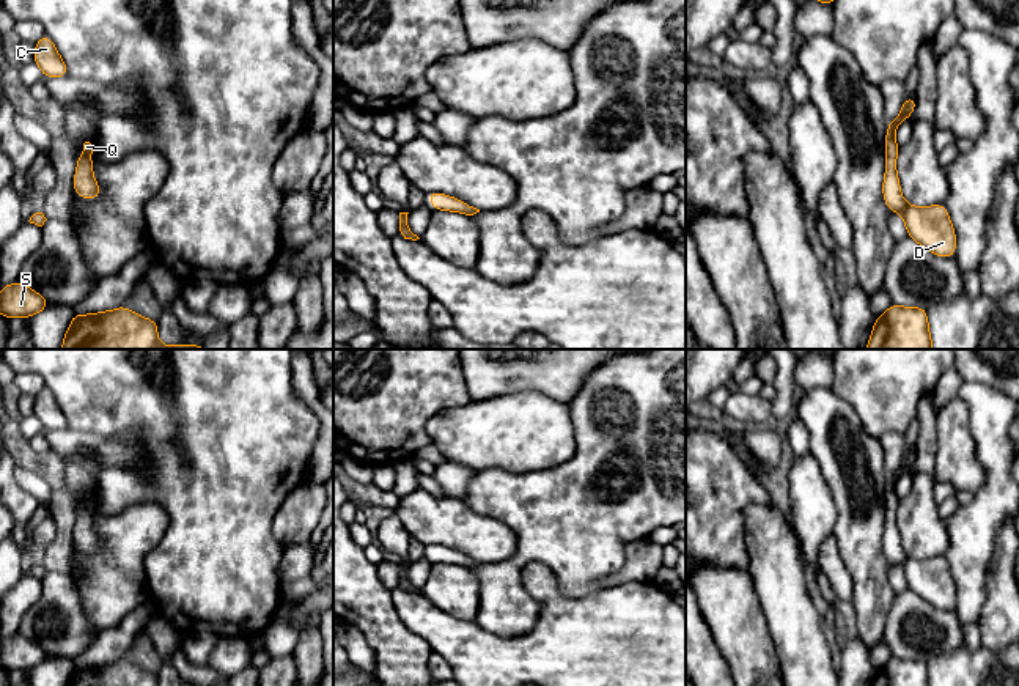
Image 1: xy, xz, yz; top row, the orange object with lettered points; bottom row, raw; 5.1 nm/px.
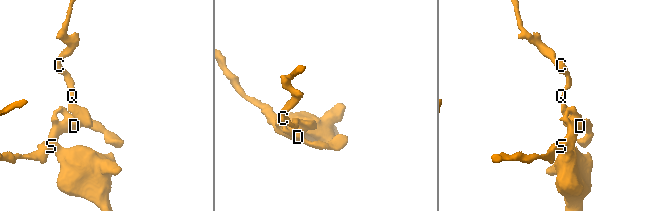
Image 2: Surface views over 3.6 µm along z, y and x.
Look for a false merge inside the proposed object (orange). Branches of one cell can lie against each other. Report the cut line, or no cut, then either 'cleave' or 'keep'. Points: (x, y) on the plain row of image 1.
no cut | keep

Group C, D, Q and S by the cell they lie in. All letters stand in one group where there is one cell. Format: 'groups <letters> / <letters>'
groups C D Q S

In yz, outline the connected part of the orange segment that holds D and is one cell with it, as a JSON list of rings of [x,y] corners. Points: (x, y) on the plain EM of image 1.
[[[915,448],[906,450],[901,459],[901,466],[888,474],[885,485],[885,530],[882,537],[884,552],[890,565],[901,565],[907,588],[917,593],[937,609],[955,609],[956,587],[947,560],[944,557],[917,560],[904,554],[899,544],[899,530],[896,527],[896,508],[898,496],[895,492],[895,483],[906,474],[915,463]]]

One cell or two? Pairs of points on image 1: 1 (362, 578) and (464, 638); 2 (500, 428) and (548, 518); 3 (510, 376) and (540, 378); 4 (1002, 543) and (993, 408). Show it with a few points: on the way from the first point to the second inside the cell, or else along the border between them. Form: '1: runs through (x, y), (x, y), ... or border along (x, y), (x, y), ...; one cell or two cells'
1: border along (390, 592), (397, 614), (408, 628); two cells
2: border along (560, 463), (529, 472), (488, 471); two cells
3: runs through (518, 376), (532, 376); one cell
4: border along (1002, 523), (991, 560); two cells

